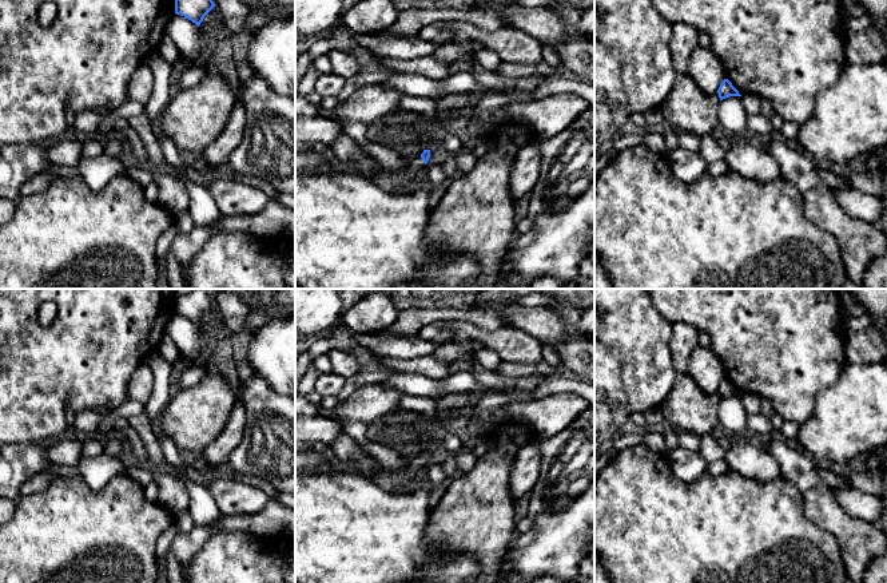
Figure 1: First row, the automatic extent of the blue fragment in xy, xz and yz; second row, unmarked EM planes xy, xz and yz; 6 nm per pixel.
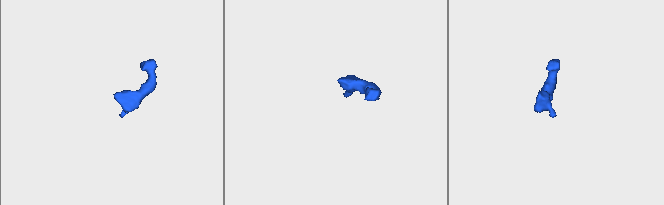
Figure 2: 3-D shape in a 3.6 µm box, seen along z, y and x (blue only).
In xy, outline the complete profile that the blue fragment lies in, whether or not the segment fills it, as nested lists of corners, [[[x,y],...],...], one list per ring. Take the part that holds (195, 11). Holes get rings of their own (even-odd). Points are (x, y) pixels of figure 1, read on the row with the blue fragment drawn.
[[[175,0],[175,13],[184,16],[198,27],[214,7],[212,0]]]

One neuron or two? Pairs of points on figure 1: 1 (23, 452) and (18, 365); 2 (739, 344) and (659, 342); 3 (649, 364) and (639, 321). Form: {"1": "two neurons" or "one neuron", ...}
{"1": "two neurons", "2": "two neurons", "3": "one neuron"}

